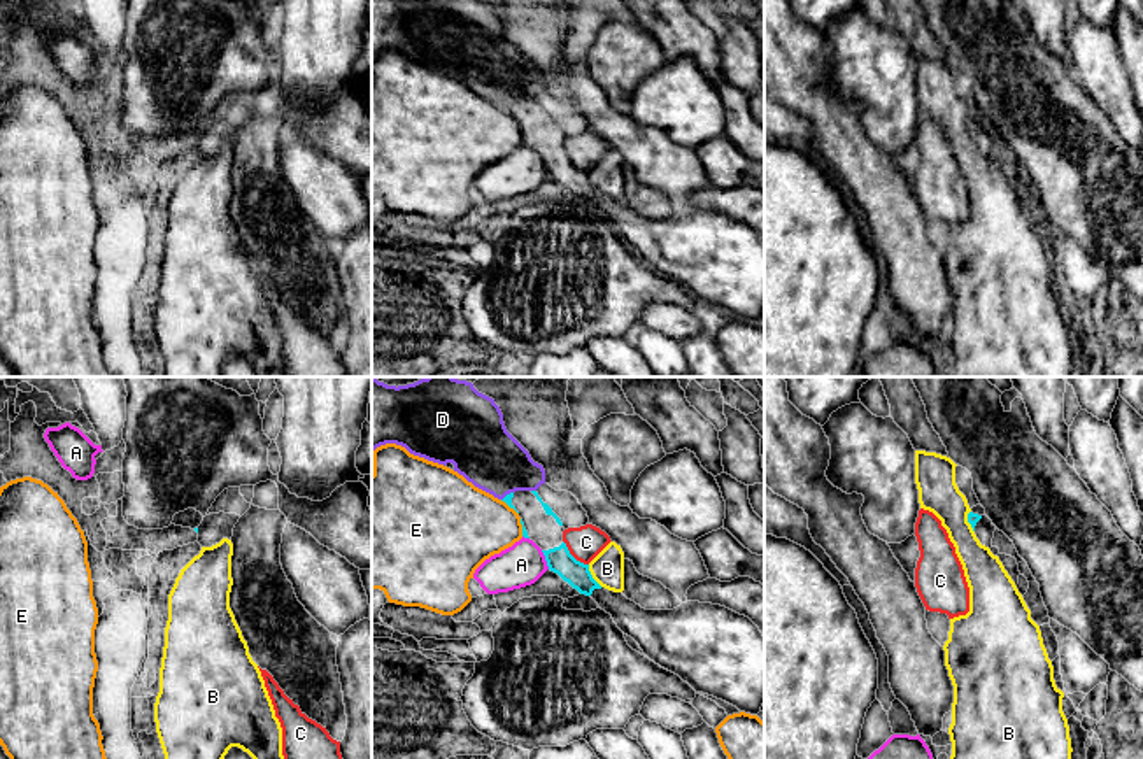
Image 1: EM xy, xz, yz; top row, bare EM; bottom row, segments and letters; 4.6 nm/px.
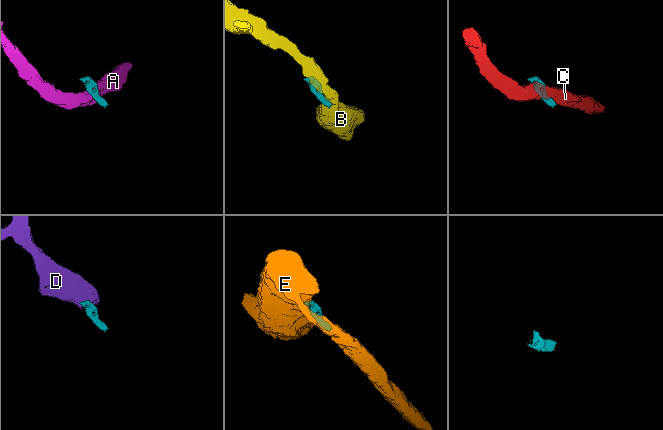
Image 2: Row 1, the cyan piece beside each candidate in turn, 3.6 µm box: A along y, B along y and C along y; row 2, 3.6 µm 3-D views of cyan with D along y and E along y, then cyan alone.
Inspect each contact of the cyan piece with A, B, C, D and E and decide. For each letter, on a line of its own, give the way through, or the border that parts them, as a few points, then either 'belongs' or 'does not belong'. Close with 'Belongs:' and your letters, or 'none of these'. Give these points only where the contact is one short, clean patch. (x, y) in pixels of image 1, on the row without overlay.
A: border along xz (540, 158), (549, 176); does not belong
B: border along xz (588, 172), (588, 177), (602, 193); does not belong
C: border along xz (563, 148), (567, 156), (588, 172); does not belong
D: border along xz (532, 97), (535, 99); does not belong
E: border along xz (500, 107), (518, 121); does not belong
Belongs: none of these

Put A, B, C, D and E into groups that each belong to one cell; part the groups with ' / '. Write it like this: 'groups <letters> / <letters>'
groups A / B / C / D / E

